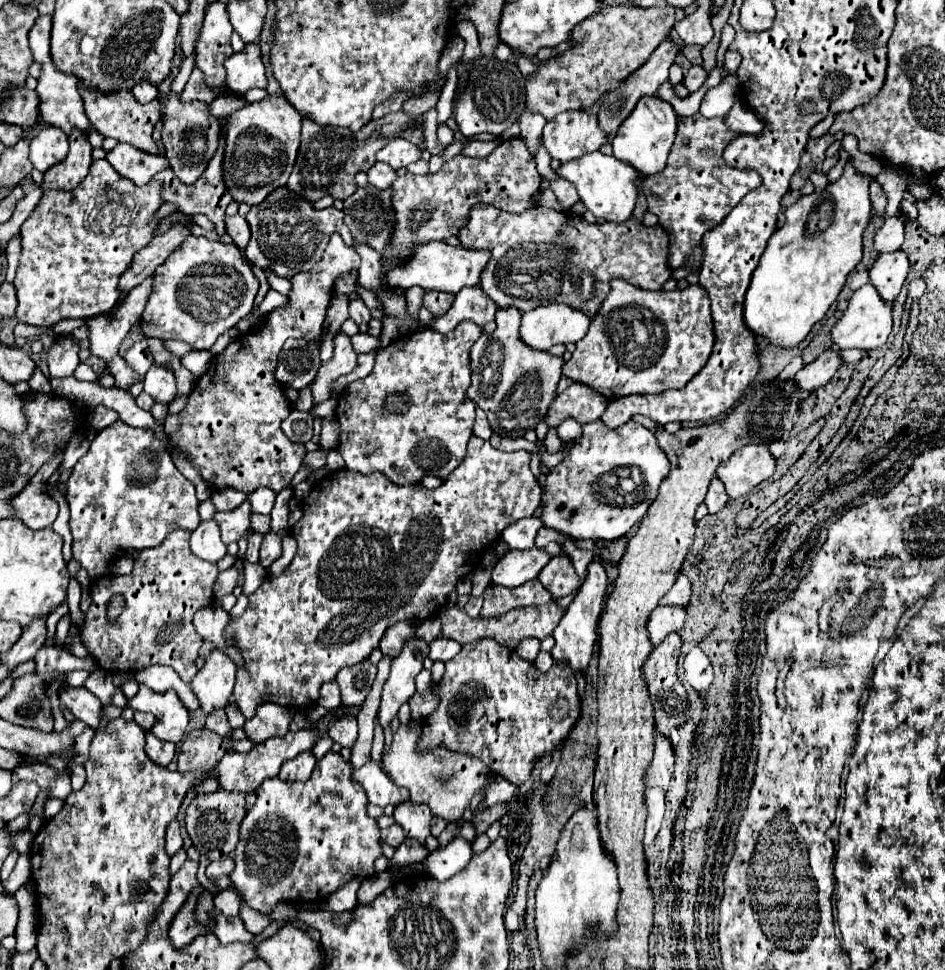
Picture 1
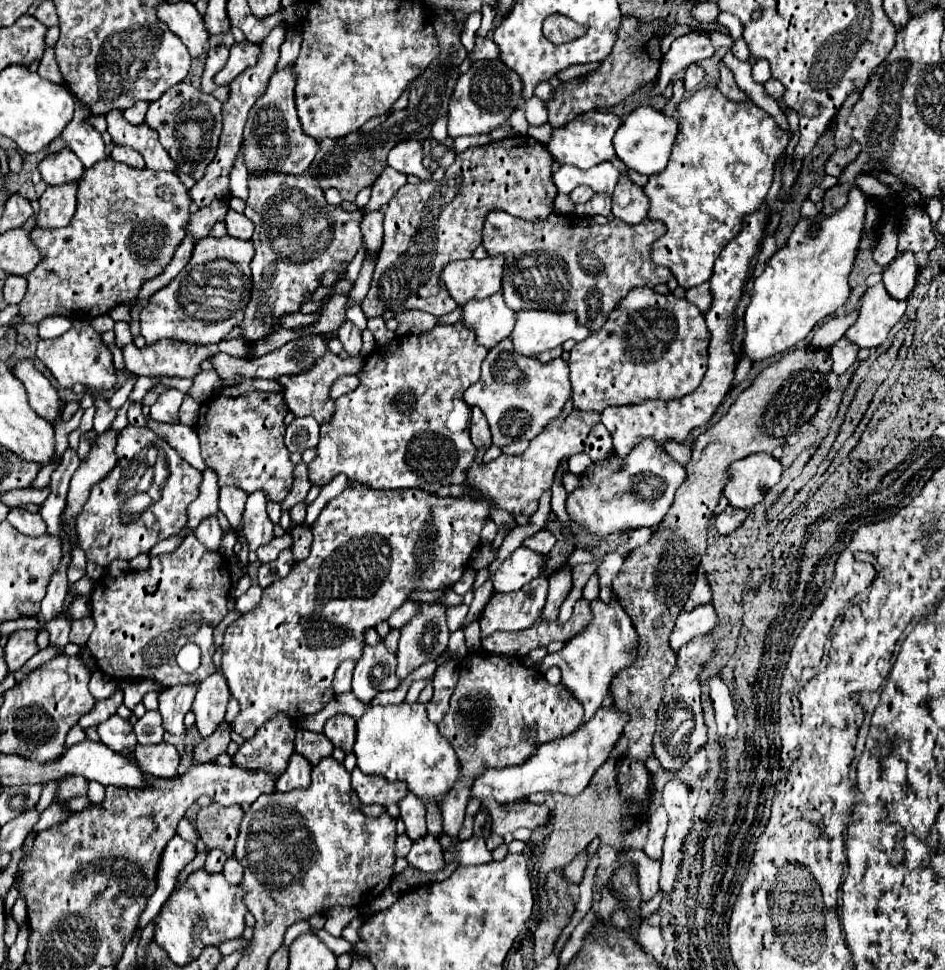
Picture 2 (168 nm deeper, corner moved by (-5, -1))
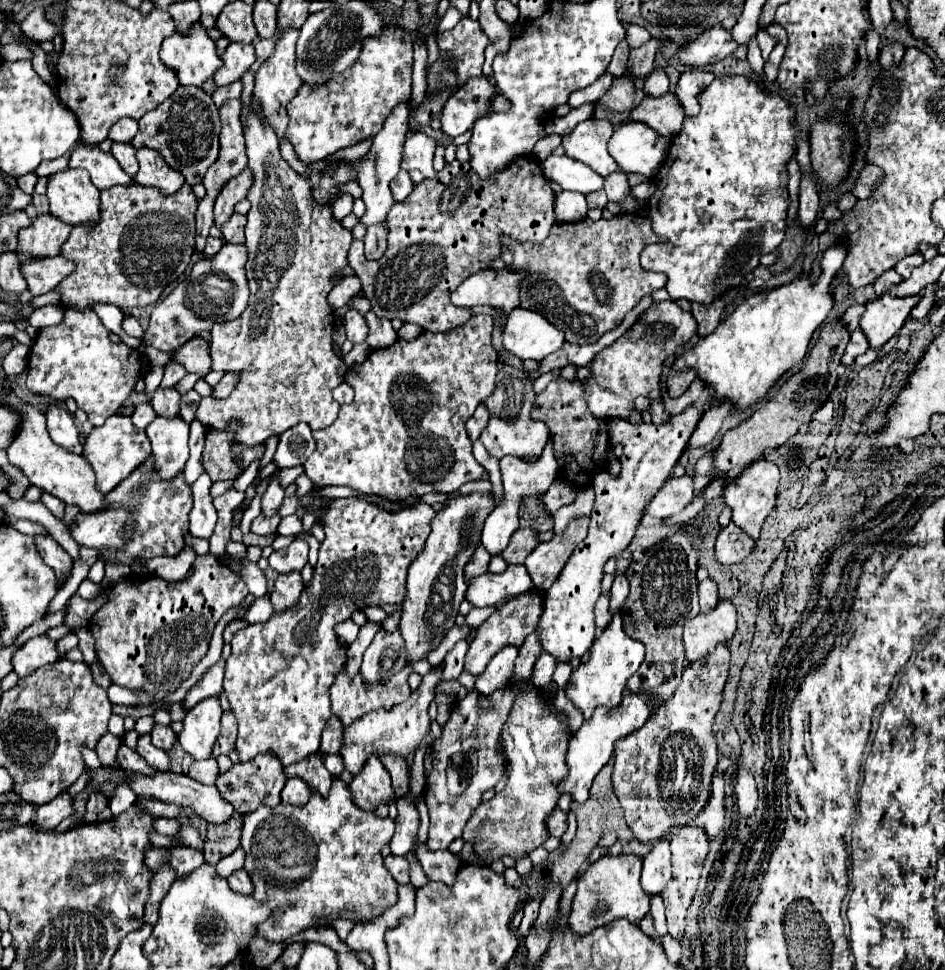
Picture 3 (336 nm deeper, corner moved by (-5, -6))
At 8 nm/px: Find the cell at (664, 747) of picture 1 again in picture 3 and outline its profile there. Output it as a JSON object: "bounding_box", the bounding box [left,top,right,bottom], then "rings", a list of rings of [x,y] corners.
{"bounding_box":[660,826,708,940],"rings":[[[682,826],[674,836],[670,836],[670,848],[672,848],[672,882],[666,884],[666,888],[660,892],[664,904],[666,904],[666,918],[668,918],[668,932],[680,940],[684,936],[684,916],[686,908],[692,902],[692,896],[698,888],[698,870],[702,870],[704,858],[708,854],[708,836],[698,826]]]}

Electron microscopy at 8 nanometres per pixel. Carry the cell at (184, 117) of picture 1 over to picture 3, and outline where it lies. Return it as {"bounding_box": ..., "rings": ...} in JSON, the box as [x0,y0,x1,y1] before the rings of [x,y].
{"bounding_box":[132,86,220,184],"rings":[[[180,86],[170,98],[158,104],[156,110],[140,118],[140,130],[132,140],[132,146],[148,146],[158,150],[164,160],[184,174],[188,184],[200,184],[206,170],[216,162],[220,152],[220,116],[212,98],[194,86]]]}

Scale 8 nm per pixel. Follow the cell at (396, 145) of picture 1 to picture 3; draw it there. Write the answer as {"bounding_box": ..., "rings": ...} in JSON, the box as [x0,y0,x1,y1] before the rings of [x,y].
{"bounding_box":[402,132,436,178],"rings":[[[416,132],[412,136],[406,138],[404,142],[404,156],[402,156],[402,168],[406,172],[418,170],[422,172],[424,178],[434,178],[436,170],[432,166],[434,160],[434,148],[436,148],[436,140],[432,140],[430,136]]]}

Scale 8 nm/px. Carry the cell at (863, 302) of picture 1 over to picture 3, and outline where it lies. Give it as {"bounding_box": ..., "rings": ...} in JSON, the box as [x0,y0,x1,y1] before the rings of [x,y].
{"bounding_box":[860,292,920,350],"rings":[[[884,292],[882,296],[866,304],[866,312],[860,318],[860,328],[862,332],[866,332],[872,350],[882,348],[892,336],[896,336],[918,300],[920,296],[896,298],[890,292]]]}

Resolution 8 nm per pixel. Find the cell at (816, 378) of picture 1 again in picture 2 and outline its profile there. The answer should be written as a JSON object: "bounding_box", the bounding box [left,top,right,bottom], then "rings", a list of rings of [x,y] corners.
{"bounding_box":[830,337,858,375],"rings":[[[842,337],[838,343],[832,345],[830,349],[830,357],[832,357],[832,371],[842,375],[848,371],[848,367],[856,361],[856,353],[858,353],[858,345],[848,341],[846,337]]]}

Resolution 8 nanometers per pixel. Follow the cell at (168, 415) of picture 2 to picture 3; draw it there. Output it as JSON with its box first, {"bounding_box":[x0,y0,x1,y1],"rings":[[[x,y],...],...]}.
{"bounding_box":[146,416,188,478],"rings":[[[156,416],[156,420],[146,426],[146,436],[152,442],[152,456],[156,460],[156,470],[160,472],[160,476],[174,478],[178,472],[182,472],[188,460],[188,424],[180,416]]]}

